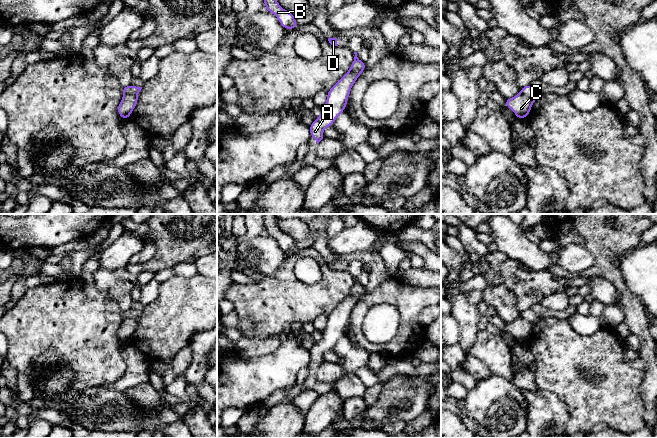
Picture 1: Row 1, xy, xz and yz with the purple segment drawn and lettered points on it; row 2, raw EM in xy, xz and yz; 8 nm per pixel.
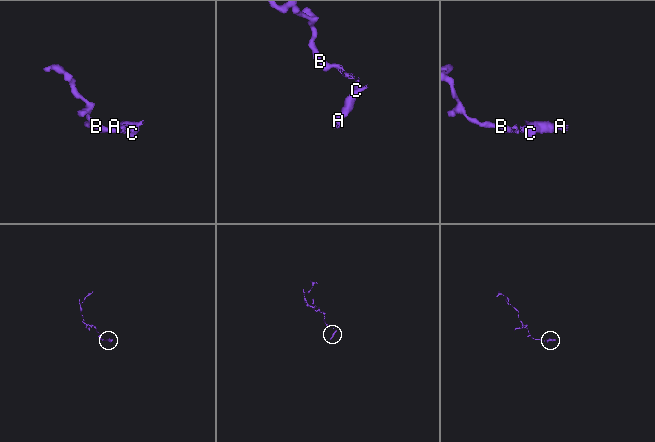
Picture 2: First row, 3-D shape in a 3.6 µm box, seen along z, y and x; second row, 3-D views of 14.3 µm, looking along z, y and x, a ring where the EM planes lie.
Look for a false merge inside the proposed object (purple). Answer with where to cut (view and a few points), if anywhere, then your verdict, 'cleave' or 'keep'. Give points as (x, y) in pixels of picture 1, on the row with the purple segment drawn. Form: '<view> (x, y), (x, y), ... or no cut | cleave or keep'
xy (136, 93), (124, 95) | cleave

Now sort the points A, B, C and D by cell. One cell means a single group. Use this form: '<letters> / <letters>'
A / B C D

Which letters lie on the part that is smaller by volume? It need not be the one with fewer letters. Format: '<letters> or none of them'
A

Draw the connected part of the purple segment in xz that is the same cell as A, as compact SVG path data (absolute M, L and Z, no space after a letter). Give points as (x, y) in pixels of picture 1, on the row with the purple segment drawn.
M347 72L327 92L326 104L322 107L321 115L309 126L310 139L315 138L317 144L323 139L323 130L332 126L336 118L345 111L350 90L361 73Z

